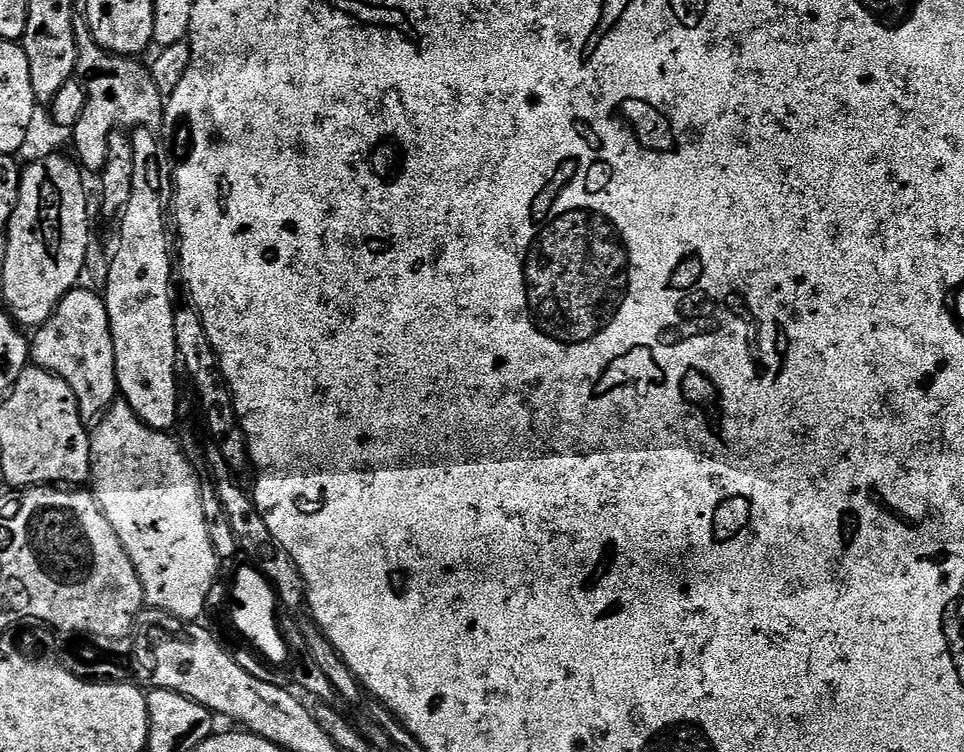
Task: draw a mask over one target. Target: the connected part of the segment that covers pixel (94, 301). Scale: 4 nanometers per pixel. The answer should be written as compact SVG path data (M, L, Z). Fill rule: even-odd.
M77 286L68 292L42 327L30 340L30 360L35 367L52 372L72 387L85 428L100 425L104 413L117 403L114 338L110 334L108 311L99 291Z

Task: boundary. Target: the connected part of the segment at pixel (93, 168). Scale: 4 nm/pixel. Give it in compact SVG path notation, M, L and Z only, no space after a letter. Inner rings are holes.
M87 22L77 27L76 49L76 76L82 78L87 100L81 117L71 128L71 143L76 146L74 156L81 169L88 174L99 174L104 170L110 134L117 130L159 129L159 124L166 120L166 98L159 93L147 63L139 64L141 61L131 56L115 56L113 52L98 46Z

